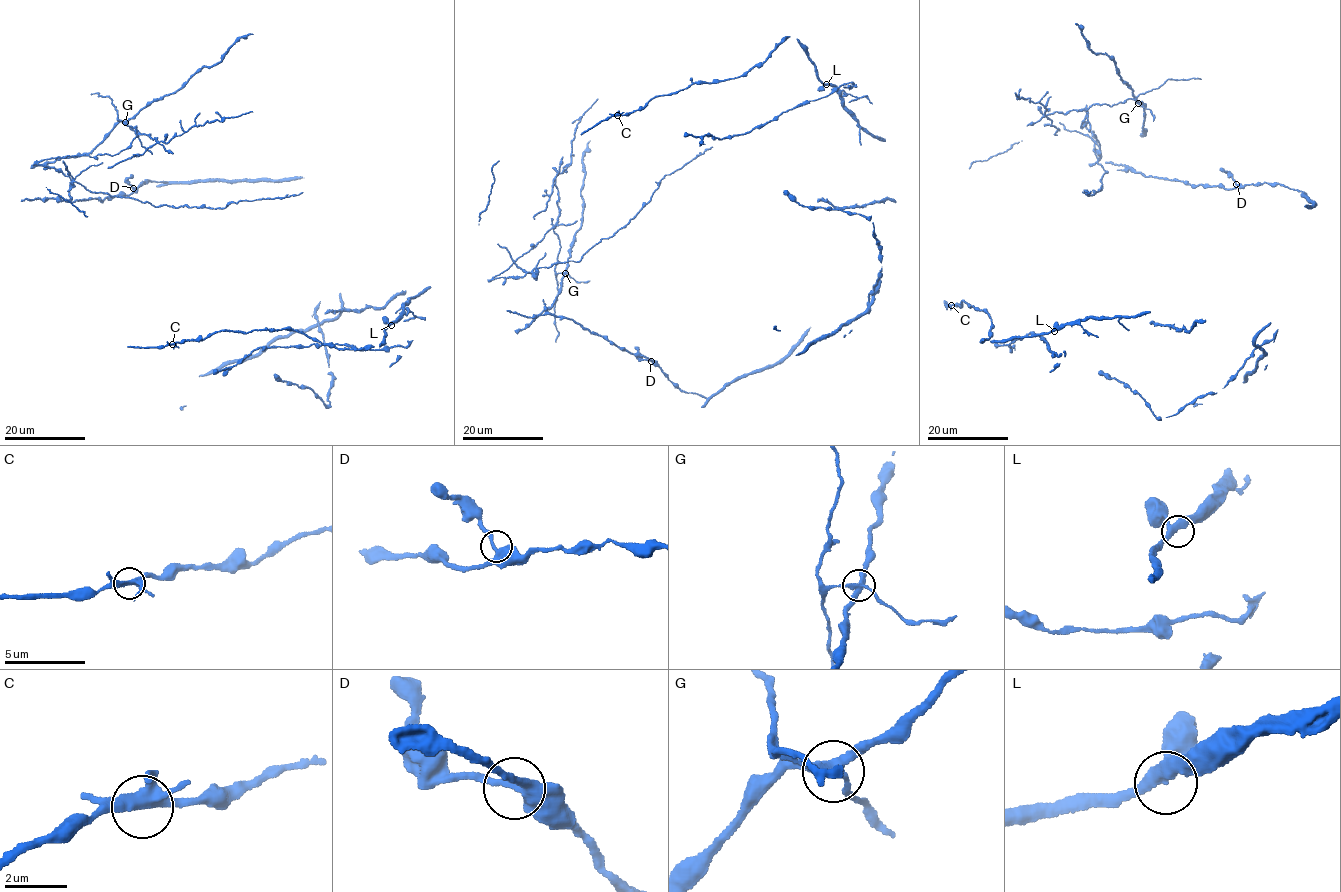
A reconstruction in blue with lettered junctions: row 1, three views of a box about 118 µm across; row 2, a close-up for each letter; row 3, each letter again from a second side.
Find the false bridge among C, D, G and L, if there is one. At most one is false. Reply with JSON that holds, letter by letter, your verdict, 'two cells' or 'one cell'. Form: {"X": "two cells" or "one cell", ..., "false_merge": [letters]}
{"C": "one cell", "D": "one cell", "G": "two cells", "L": "one cell", "false_merge": ["G"]}

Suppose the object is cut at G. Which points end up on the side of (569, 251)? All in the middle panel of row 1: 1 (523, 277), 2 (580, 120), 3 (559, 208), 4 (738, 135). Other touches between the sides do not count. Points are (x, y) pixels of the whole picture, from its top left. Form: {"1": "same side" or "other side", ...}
{"1": "other side", "2": "other side", "3": "other side", "4": "same side"}

